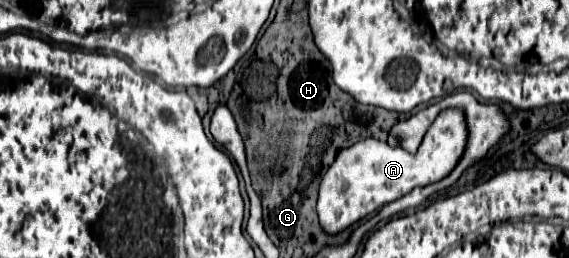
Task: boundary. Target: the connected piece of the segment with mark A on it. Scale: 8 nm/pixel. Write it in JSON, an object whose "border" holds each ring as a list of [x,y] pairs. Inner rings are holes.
{"border":[[[452,107],[444,109],[444,113],[436,117],[418,153],[414,155],[404,151],[402,147],[390,147],[388,143],[378,139],[364,139],[348,149],[342,149],[320,183],[320,197],[318,197],[320,227],[328,235],[336,235],[346,227],[350,227],[352,223],[368,217],[370,213],[380,211],[386,203],[392,203],[402,195],[410,193],[414,187],[432,185],[444,179],[462,159],[466,145],[468,145],[466,115],[460,107]]]}

